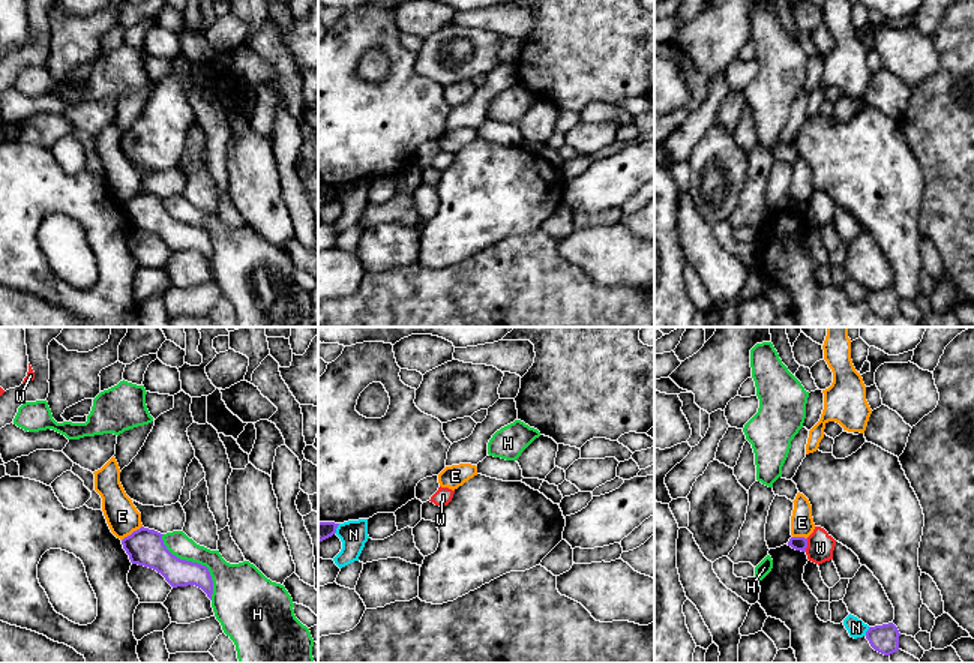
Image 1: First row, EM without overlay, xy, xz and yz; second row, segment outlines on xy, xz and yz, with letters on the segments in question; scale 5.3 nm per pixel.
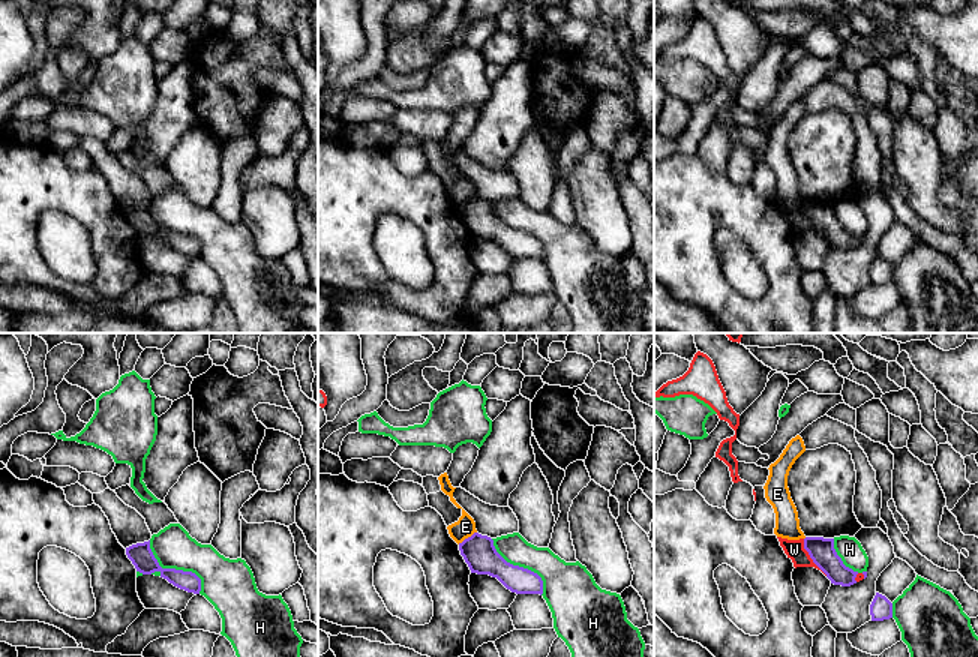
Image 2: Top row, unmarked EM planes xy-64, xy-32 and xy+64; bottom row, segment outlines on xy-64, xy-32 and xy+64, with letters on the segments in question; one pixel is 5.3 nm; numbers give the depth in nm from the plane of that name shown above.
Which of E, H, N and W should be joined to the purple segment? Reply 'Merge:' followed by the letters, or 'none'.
Merge: none

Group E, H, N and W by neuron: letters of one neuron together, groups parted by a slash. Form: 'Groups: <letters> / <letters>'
Groups: E / H / N / W

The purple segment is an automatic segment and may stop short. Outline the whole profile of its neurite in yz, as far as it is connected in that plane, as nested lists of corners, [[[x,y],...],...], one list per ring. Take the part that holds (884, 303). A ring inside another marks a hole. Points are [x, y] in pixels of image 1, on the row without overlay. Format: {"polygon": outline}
{"polygon": [[[893,286],[869,291],[866,296],[870,310],[884,320],[890,320],[899,314],[899,300],[900,297]]]}

